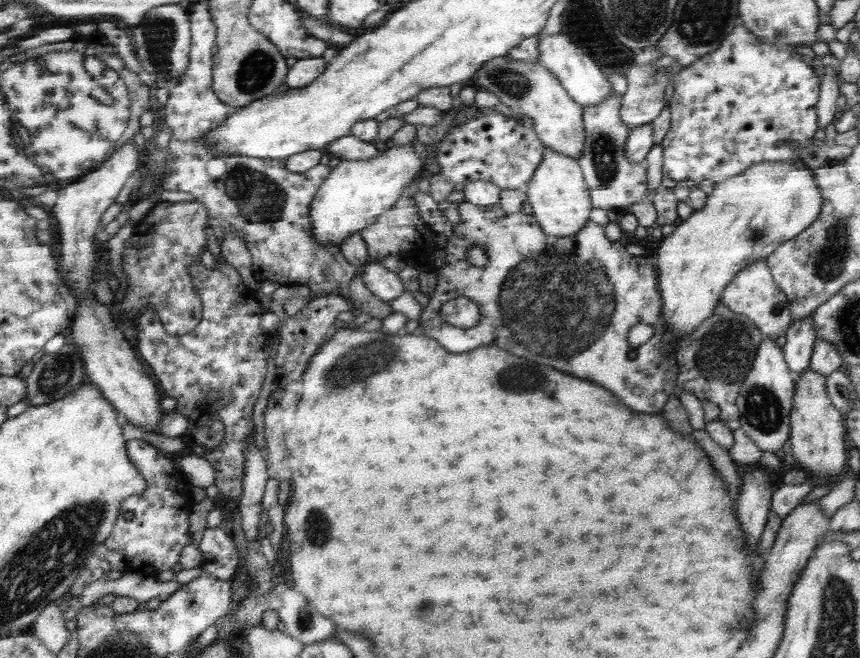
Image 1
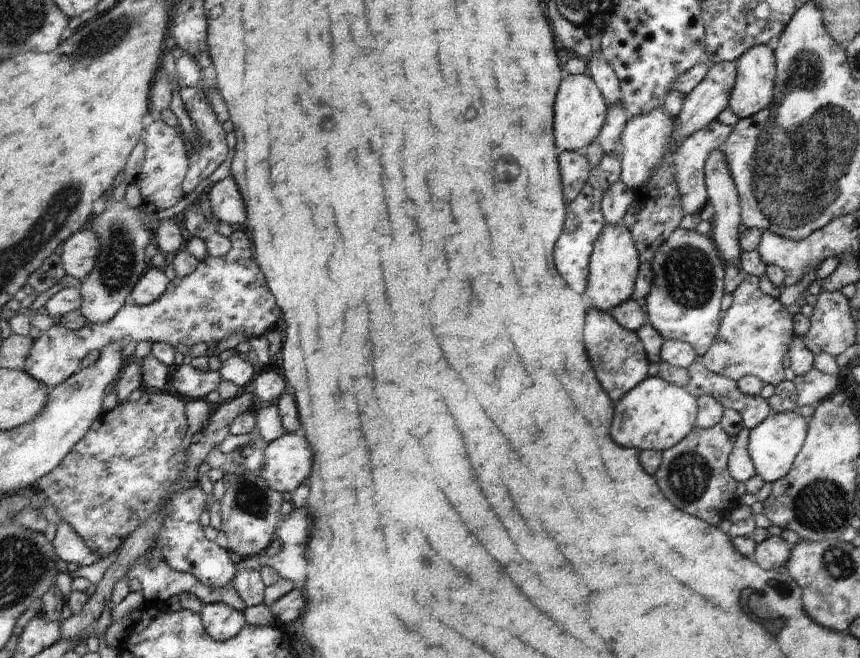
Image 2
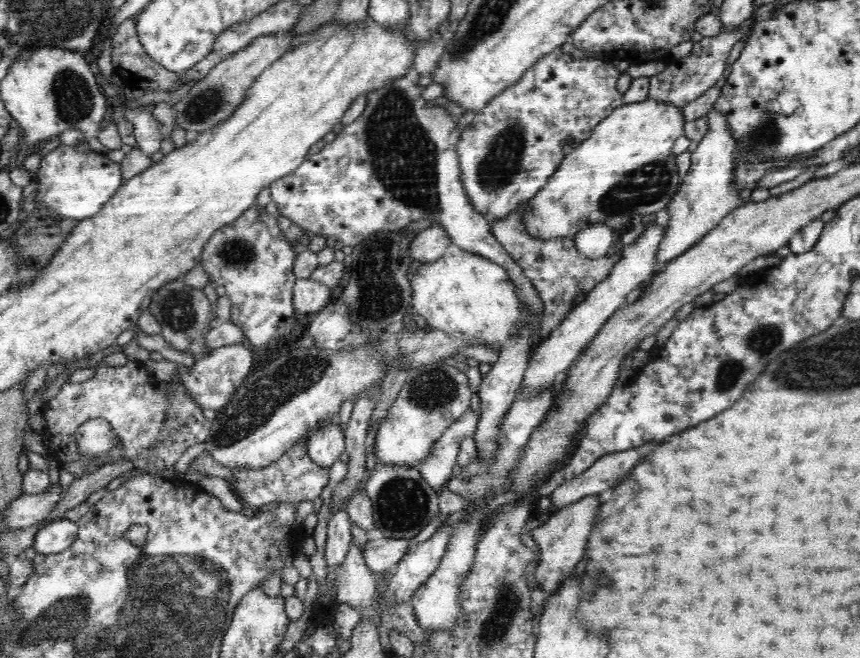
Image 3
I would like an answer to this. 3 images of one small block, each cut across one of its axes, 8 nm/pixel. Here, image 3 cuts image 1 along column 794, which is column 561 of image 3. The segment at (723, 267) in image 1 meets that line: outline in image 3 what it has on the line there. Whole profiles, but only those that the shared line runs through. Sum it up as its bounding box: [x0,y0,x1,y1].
[522,100,684,240]

